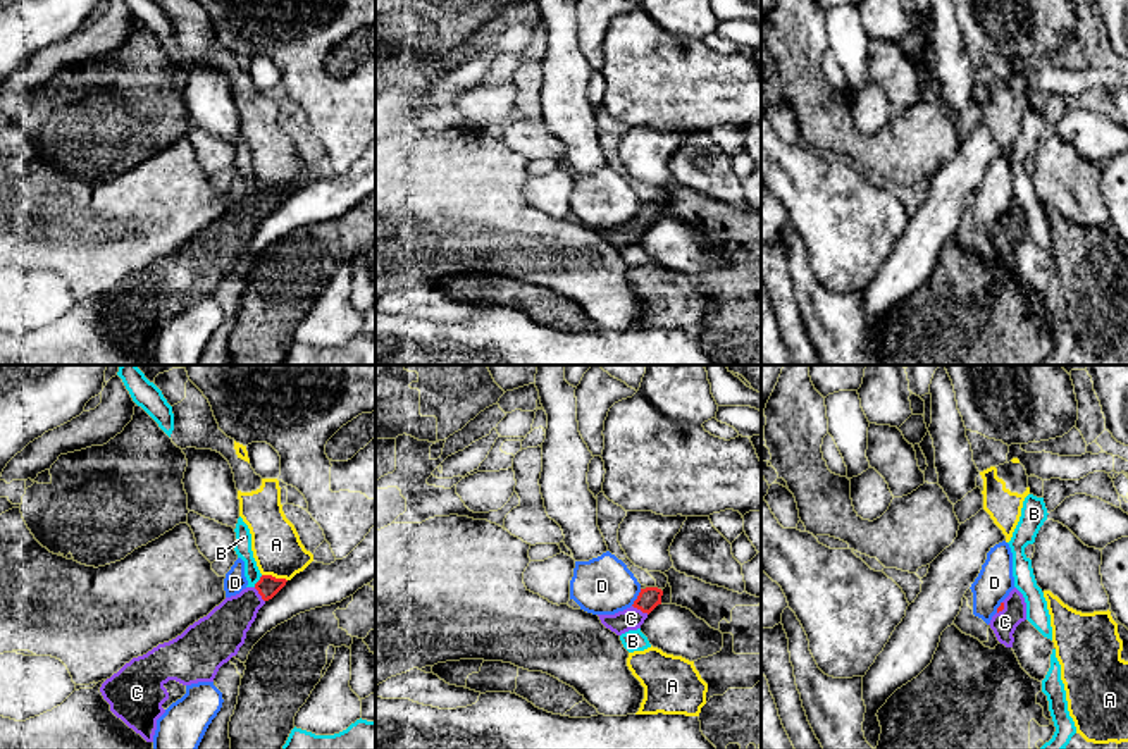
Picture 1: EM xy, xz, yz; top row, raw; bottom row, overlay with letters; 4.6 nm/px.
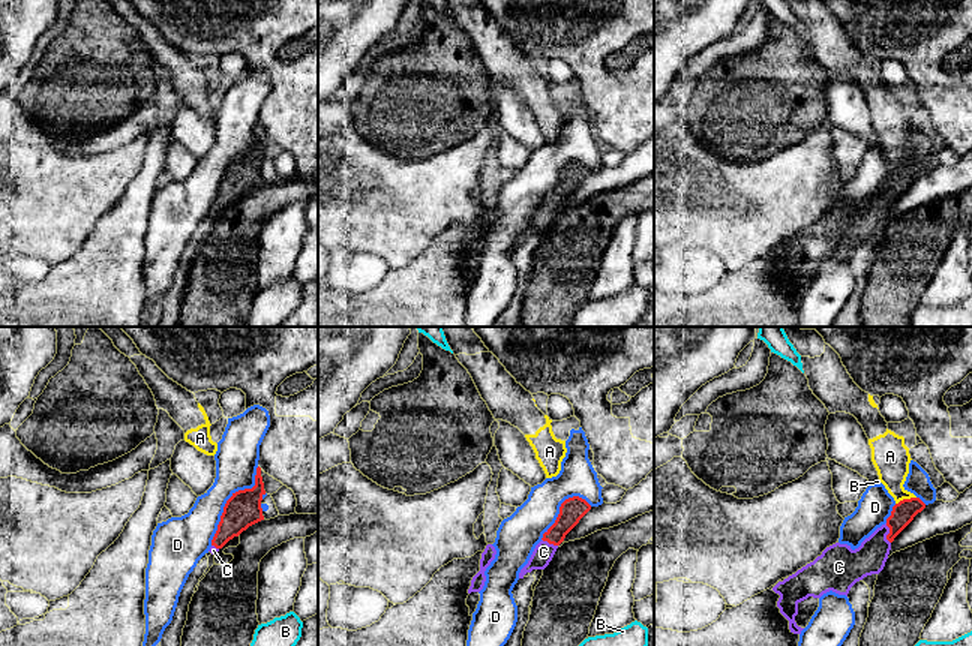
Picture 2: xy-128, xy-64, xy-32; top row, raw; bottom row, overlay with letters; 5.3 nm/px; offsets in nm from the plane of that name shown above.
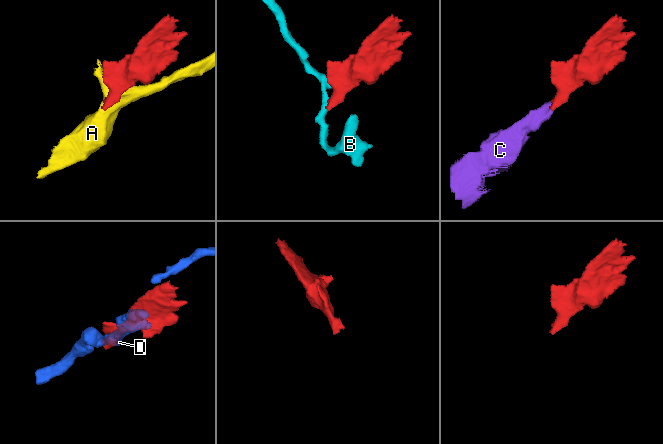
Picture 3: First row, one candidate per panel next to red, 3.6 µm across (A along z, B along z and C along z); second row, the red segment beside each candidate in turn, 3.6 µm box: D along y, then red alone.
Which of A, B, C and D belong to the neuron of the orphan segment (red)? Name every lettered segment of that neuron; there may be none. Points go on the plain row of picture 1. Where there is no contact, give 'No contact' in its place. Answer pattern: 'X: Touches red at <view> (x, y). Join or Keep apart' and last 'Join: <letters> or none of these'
A: Touches red at xy (274, 191). Keep apart
B: Touches red at xy (259, 195). Keep apart
C: Touches red at xz (641, 224). Join
D: Touches red at xz (638, 212). Keep apart
Join: C

